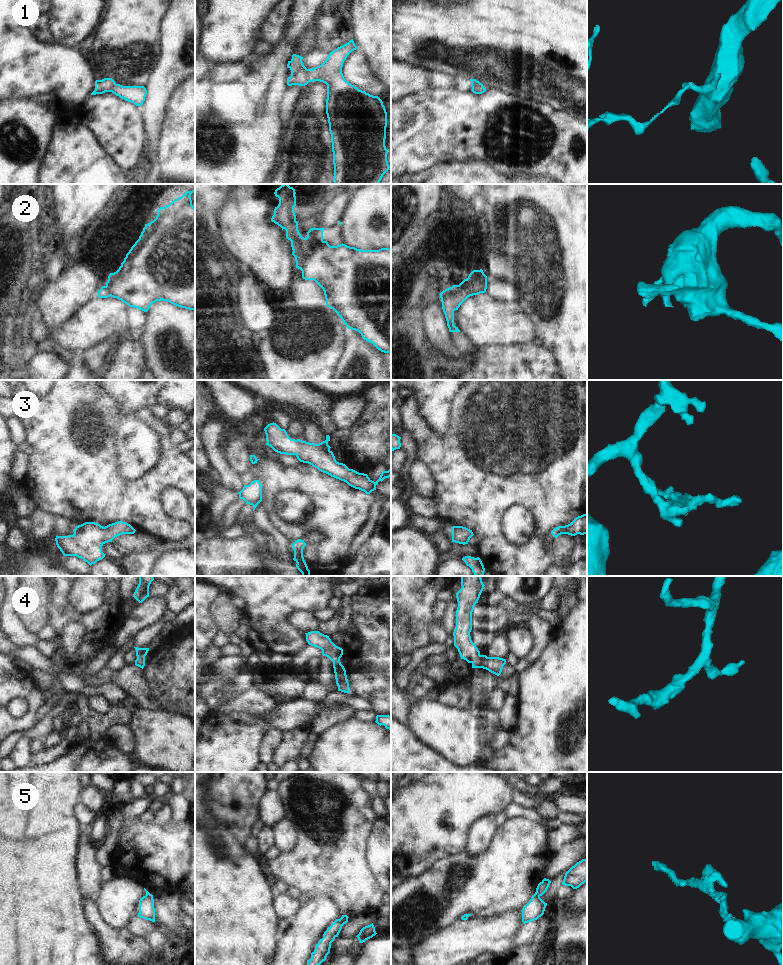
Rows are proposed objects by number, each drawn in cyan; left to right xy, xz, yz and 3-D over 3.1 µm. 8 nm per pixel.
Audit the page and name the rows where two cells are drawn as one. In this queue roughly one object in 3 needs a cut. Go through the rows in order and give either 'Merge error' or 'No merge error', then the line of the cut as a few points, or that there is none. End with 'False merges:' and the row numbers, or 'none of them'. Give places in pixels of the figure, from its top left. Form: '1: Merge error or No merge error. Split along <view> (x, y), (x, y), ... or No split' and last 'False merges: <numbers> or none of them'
1: No merge error. No split
2: Merge error. Split along xz (327, 243), (313, 243), (309, 246), (309, 253), (301, 270)
3: No merge error. No split
4: No merge error. No split
5: Merge error. Split along yz (535, 893), (539, 896)
False merges: 2, 5

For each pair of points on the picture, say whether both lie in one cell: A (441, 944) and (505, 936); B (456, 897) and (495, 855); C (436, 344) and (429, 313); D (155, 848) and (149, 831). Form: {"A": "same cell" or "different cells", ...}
{"A": "same cell", "B": "same cell", "C": "same cell", "D": "same cell"}

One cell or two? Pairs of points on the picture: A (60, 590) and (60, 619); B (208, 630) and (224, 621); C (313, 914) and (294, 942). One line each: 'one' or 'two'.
A: one
B: two
C: one

